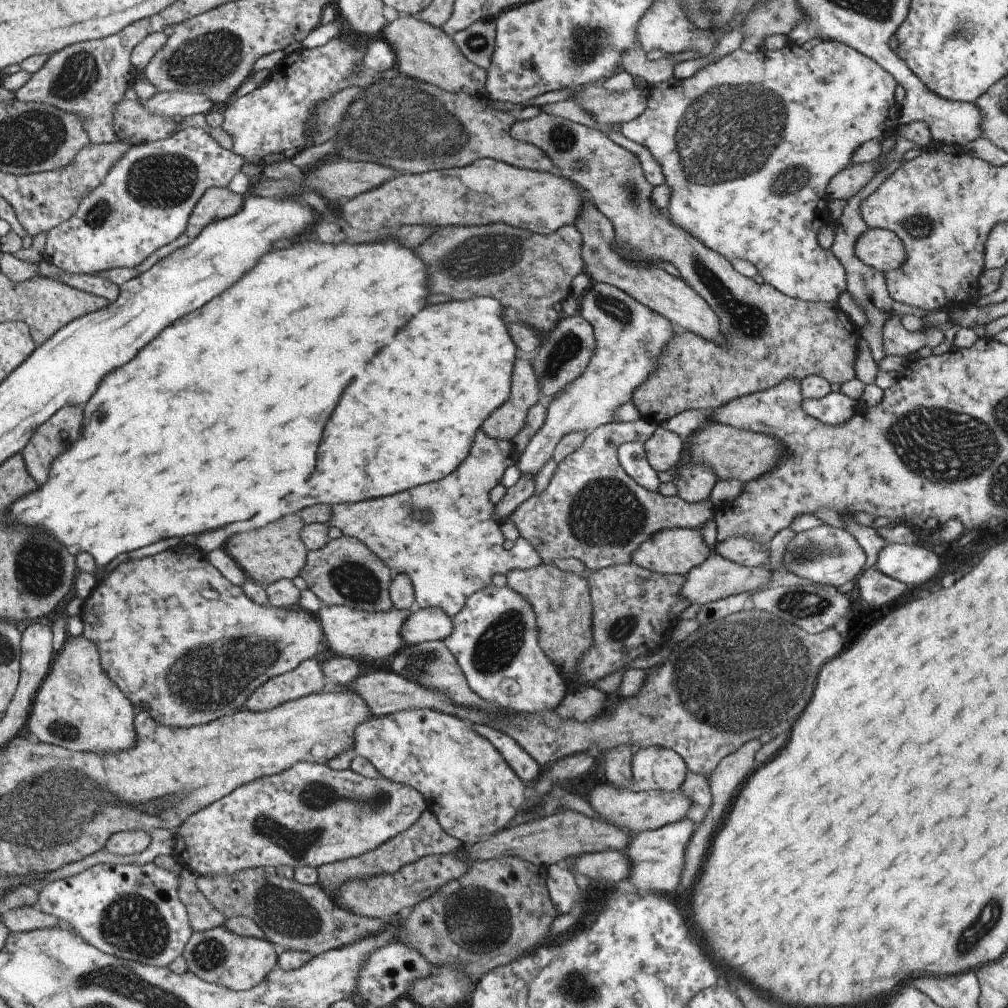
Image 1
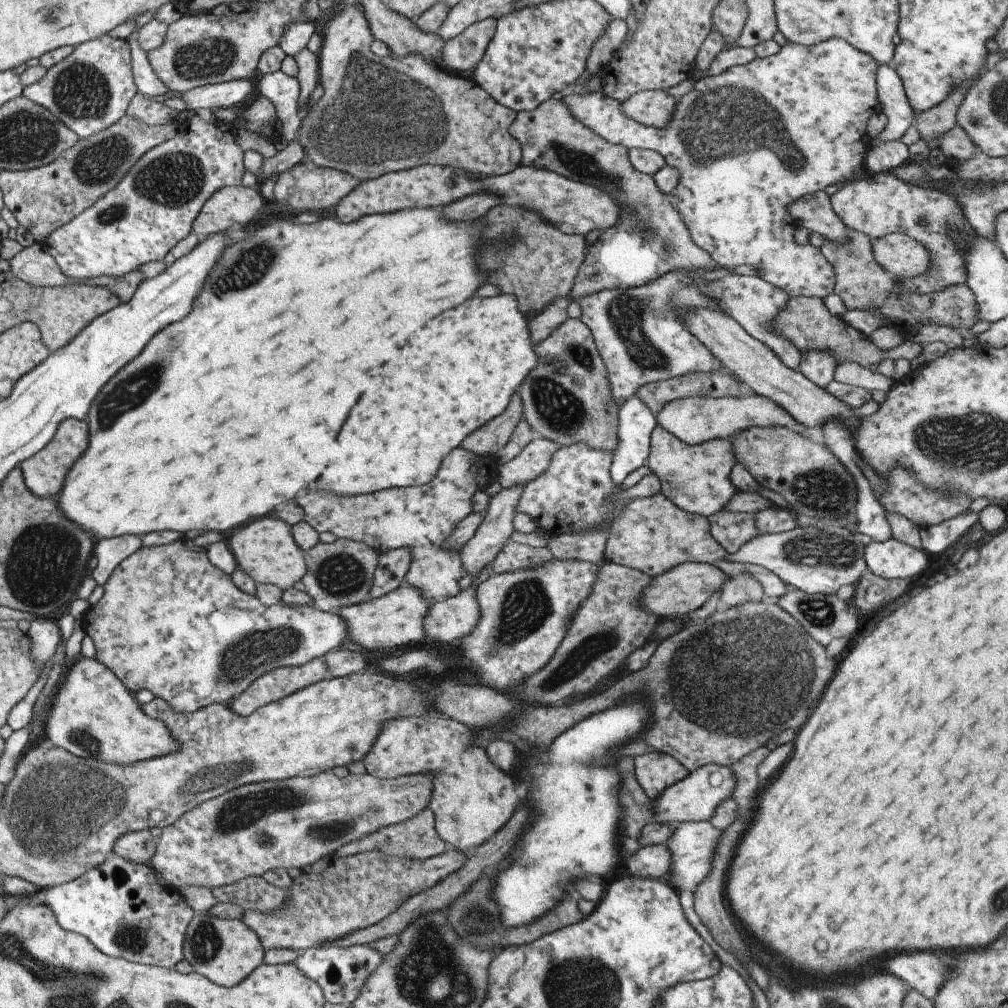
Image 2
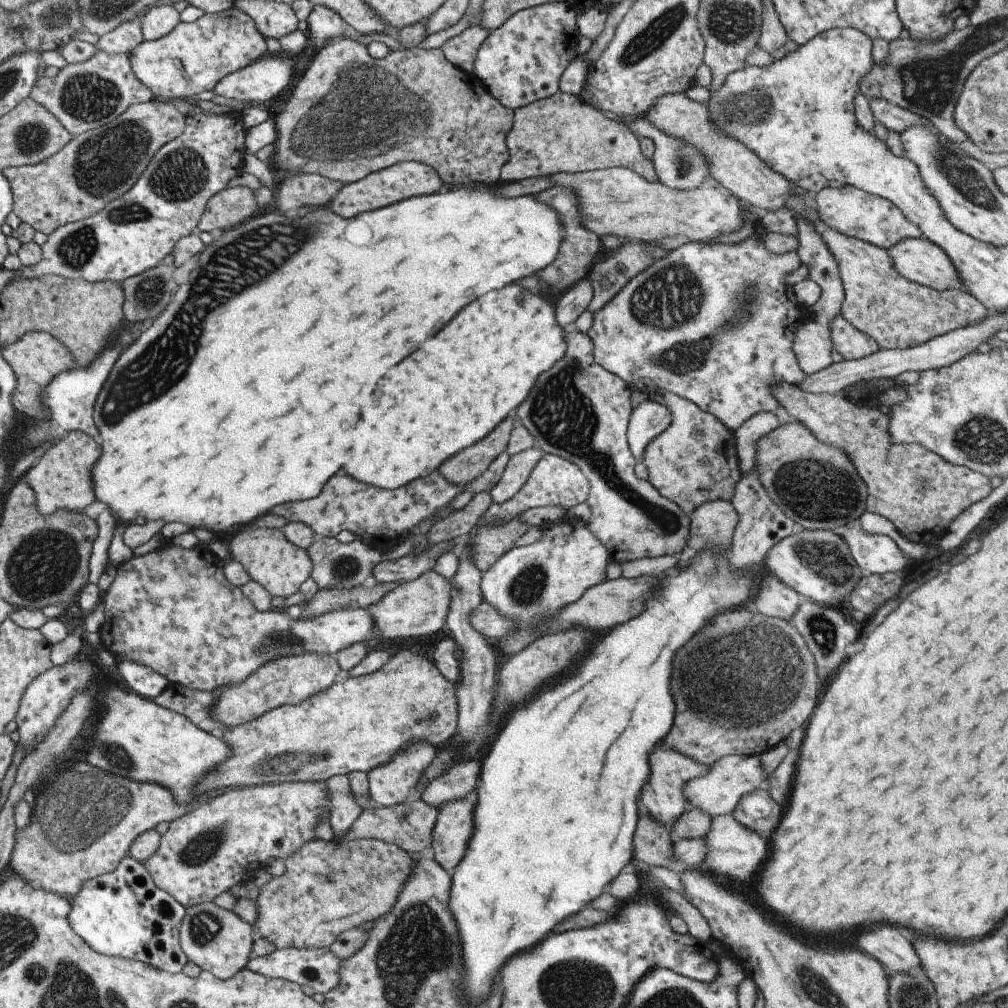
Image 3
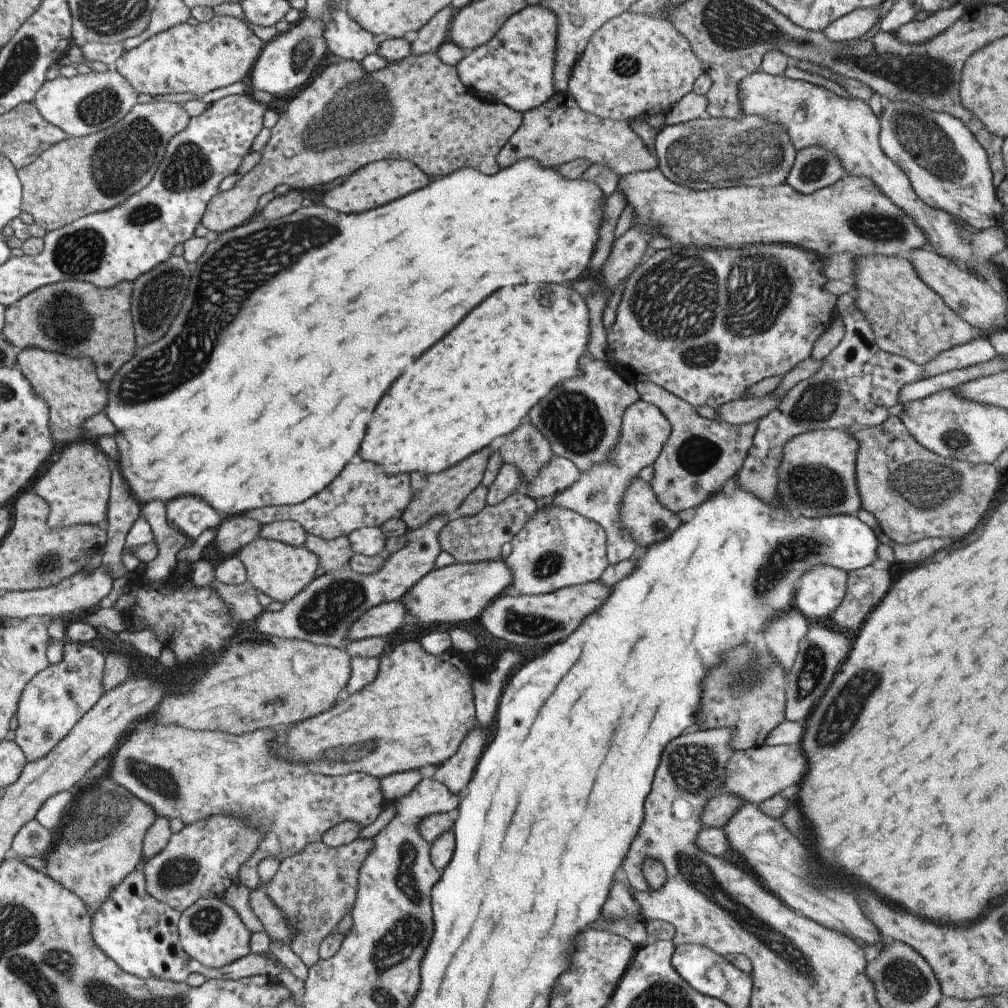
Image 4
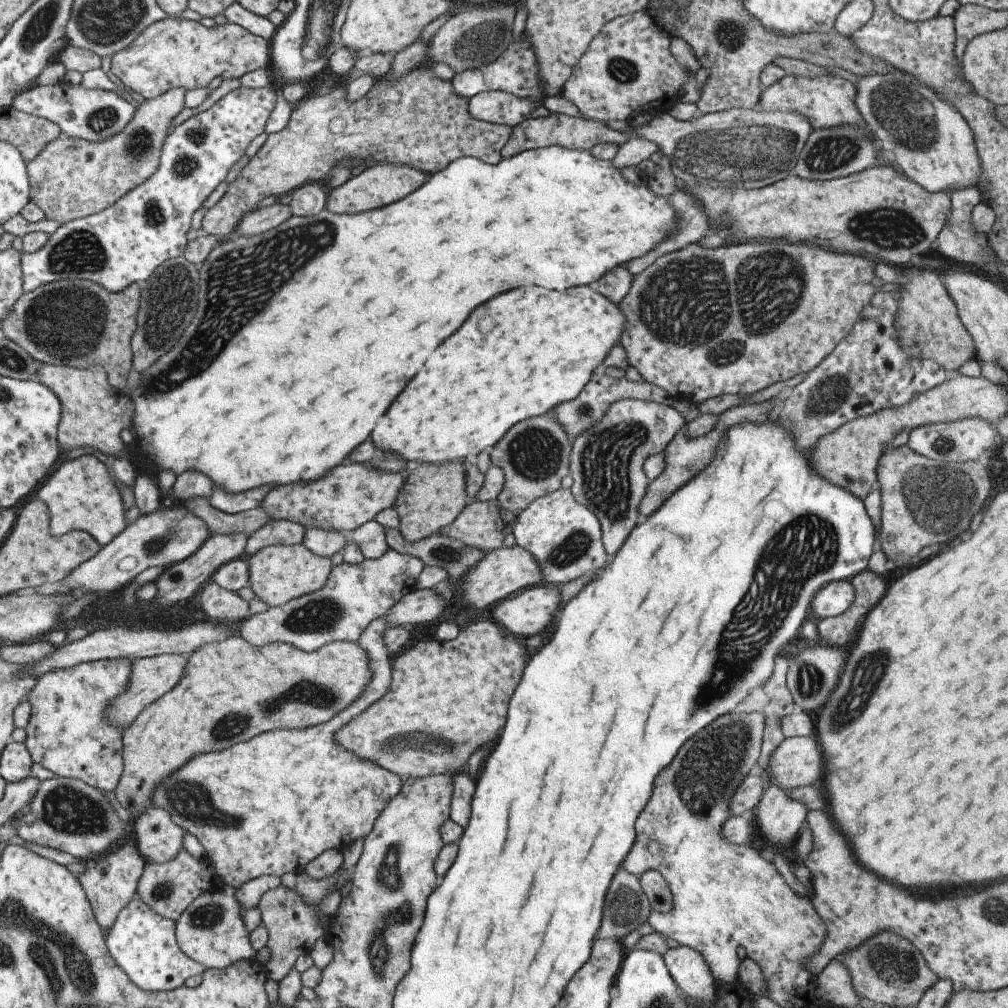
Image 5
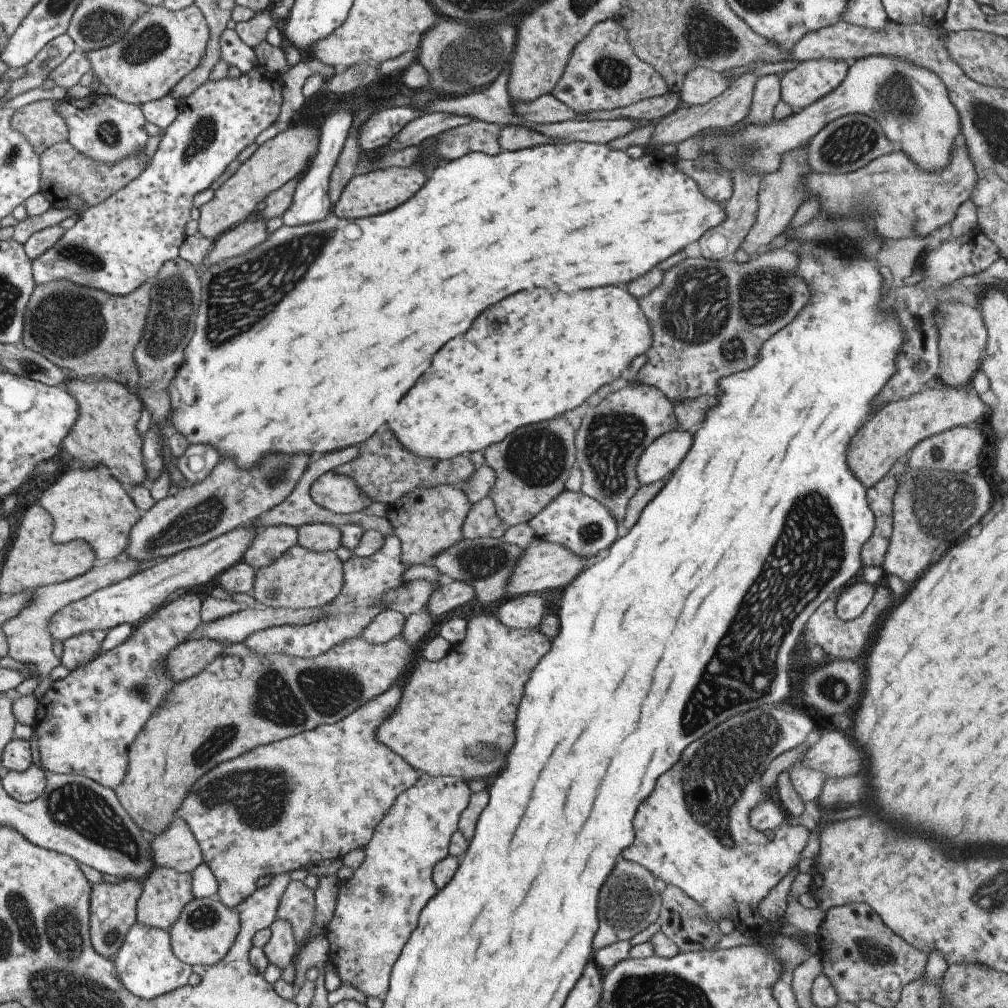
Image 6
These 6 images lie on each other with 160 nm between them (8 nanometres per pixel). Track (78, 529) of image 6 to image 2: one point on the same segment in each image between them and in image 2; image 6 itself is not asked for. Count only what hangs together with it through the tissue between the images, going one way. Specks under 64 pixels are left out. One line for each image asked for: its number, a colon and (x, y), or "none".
2: (43, 472)
3: (60, 479)
4: (76, 486)
5: (79, 495)

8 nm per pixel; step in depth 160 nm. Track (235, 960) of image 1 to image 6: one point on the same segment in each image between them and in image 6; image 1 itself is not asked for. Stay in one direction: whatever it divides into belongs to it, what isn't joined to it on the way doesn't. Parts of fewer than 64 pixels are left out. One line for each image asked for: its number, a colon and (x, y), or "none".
2: (225, 951)
3: (217, 940)
4: (210, 932)
5: (210, 931)
6: (202, 934)

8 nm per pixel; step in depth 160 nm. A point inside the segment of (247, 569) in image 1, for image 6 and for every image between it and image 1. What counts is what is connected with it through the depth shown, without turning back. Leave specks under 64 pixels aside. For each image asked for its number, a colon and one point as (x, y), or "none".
2: (265, 550)
3: (268, 558)
4: (280, 571)
5: (277, 573)
6: (298, 579)

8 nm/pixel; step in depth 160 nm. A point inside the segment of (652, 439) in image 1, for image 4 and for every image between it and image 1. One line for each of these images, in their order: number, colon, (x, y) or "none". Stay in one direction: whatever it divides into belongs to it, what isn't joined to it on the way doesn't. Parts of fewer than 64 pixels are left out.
2: (695, 478)
3: (693, 460)
4: (699, 455)

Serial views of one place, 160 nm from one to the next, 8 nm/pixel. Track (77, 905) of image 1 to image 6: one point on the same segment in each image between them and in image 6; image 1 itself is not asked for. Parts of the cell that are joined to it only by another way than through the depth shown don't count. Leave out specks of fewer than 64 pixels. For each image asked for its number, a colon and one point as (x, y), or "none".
2: (124, 909)
3: (122, 914)
4: (139, 933)
5: (142, 944)
6: (145, 965)

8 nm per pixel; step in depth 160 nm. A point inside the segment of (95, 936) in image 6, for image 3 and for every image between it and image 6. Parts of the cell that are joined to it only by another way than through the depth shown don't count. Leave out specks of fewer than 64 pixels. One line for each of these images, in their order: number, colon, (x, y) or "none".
3: (82, 820)
4: (99, 843)
5: (109, 882)

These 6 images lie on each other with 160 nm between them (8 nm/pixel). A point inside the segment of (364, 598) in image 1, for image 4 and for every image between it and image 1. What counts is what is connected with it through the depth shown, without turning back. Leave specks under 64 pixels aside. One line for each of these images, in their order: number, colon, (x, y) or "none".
2: (337, 574)
3: (339, 566)
4: (333, 554)

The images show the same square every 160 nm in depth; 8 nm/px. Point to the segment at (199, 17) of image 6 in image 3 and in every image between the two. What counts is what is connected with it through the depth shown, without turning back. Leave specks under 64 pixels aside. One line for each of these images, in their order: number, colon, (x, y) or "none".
3: (190, 59)
4: (197, 58)
5: (177, 52)

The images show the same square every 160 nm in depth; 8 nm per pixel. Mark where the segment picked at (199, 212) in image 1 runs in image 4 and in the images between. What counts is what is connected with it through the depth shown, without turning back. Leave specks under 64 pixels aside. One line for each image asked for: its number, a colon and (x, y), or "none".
2: (228, 207)
3: (227, 208)
4: (416, 109)

